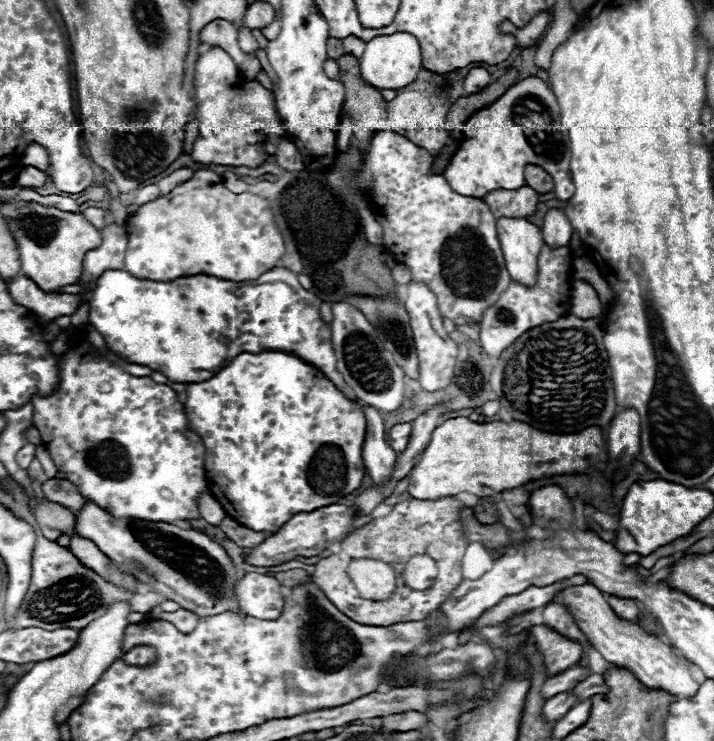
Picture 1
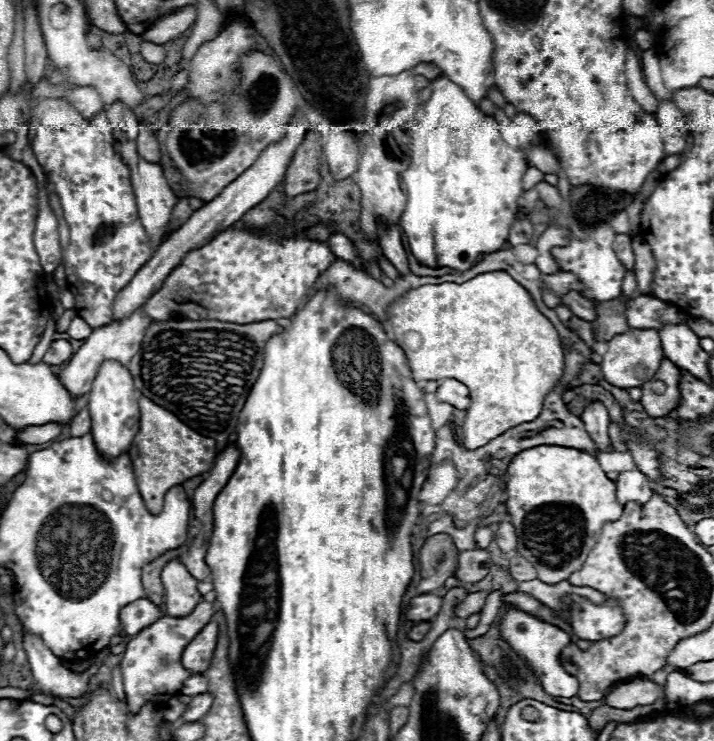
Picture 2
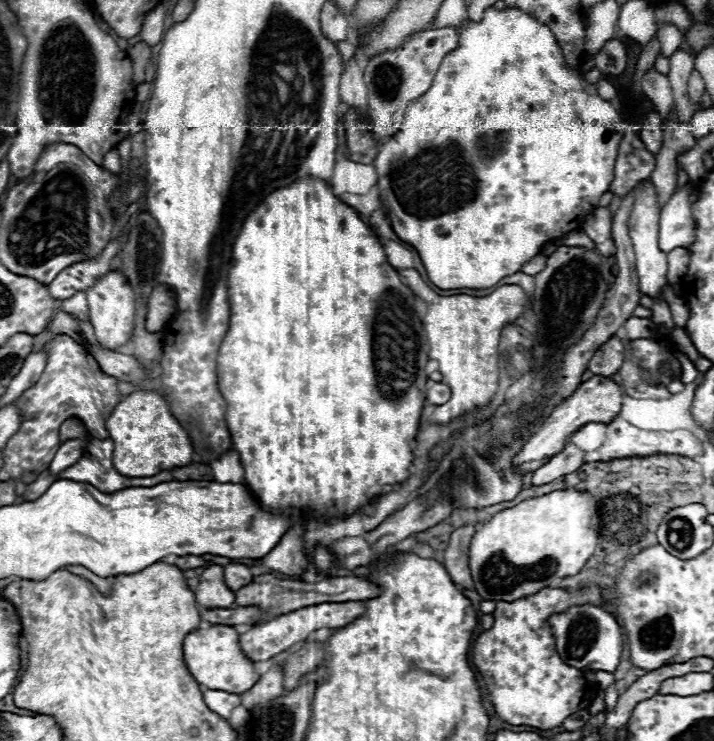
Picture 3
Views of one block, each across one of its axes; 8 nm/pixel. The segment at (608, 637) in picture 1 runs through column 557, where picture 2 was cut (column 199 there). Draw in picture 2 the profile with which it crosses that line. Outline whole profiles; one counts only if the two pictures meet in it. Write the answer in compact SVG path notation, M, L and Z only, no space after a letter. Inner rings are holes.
M176 558L170 560L162 568L162 584L166 588L166 614L168 616L186 616L192 612L196 604L200 604L202 596L196 590L196 580L184 568L184 564Z

